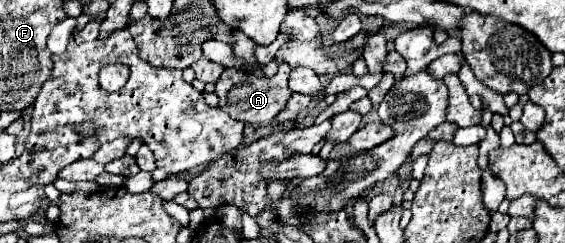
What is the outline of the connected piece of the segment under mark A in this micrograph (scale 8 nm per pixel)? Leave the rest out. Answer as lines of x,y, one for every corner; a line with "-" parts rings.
279,63
277,75
271,79
263,79
263,77
245,75
239,69
225,69
221,73
219,81
215,83
215,95
219,97
219,107
227,115
235,117
237,121
243,121
245,125
253,125
253,127
271,125
273,117
283,109
283,105
291,97
291,89
287,87
289,71
291,71
291,67
287,63

